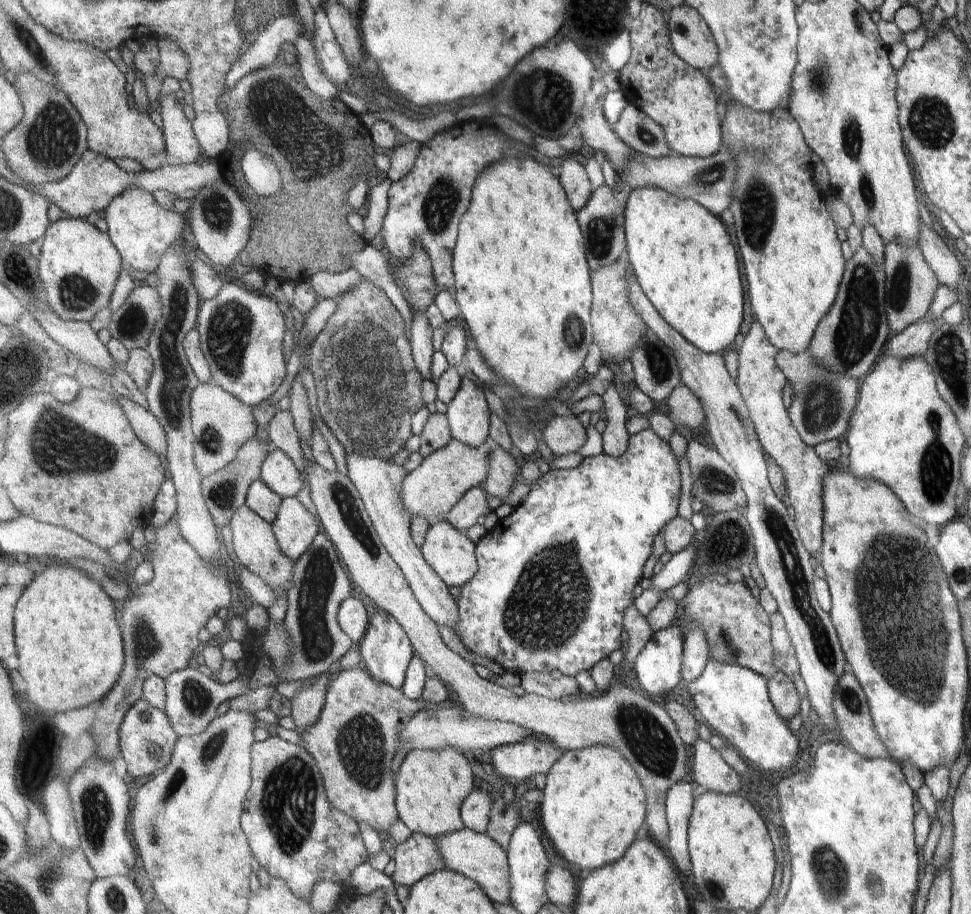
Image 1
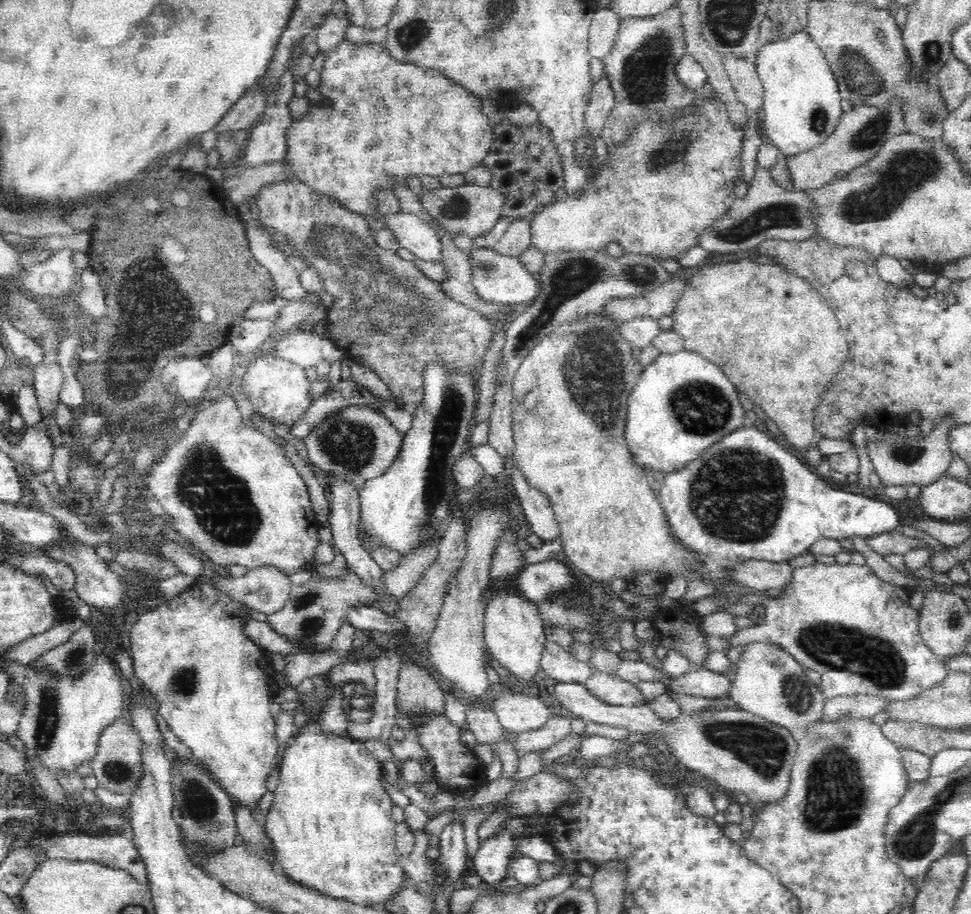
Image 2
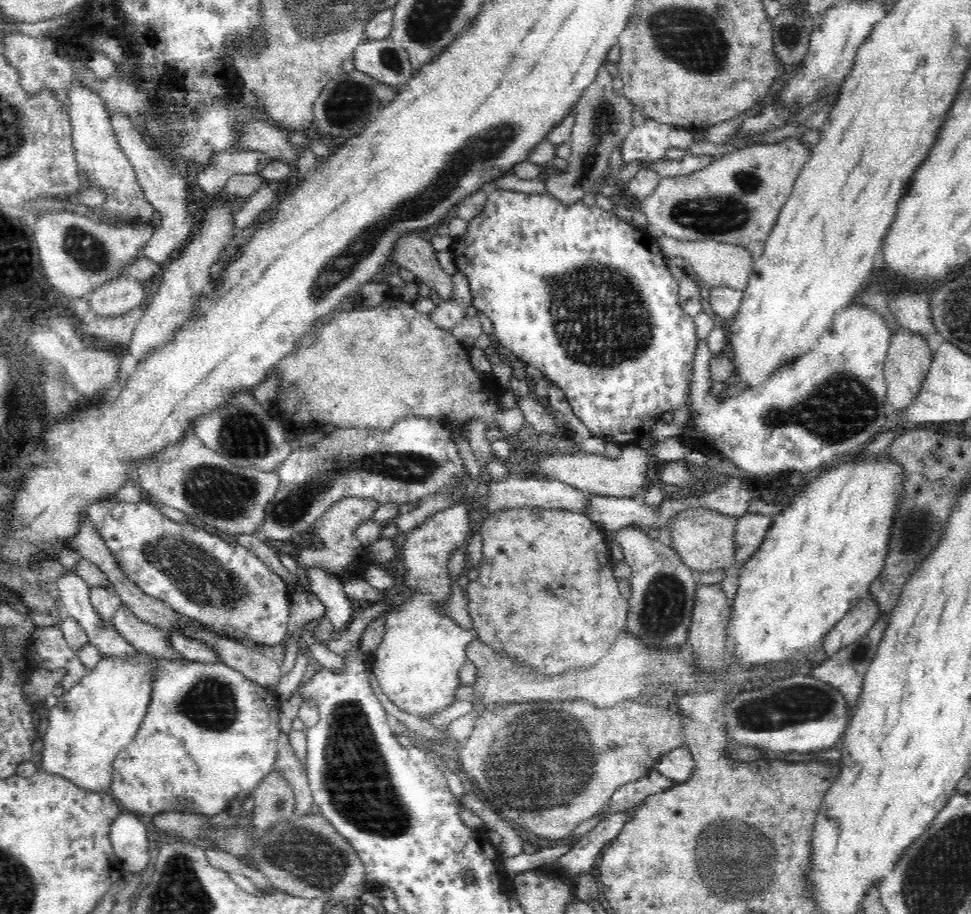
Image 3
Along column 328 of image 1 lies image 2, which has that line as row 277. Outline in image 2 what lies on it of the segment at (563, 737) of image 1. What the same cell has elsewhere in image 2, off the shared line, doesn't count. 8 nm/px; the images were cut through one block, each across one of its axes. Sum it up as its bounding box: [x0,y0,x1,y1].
[471,247,538,306]

